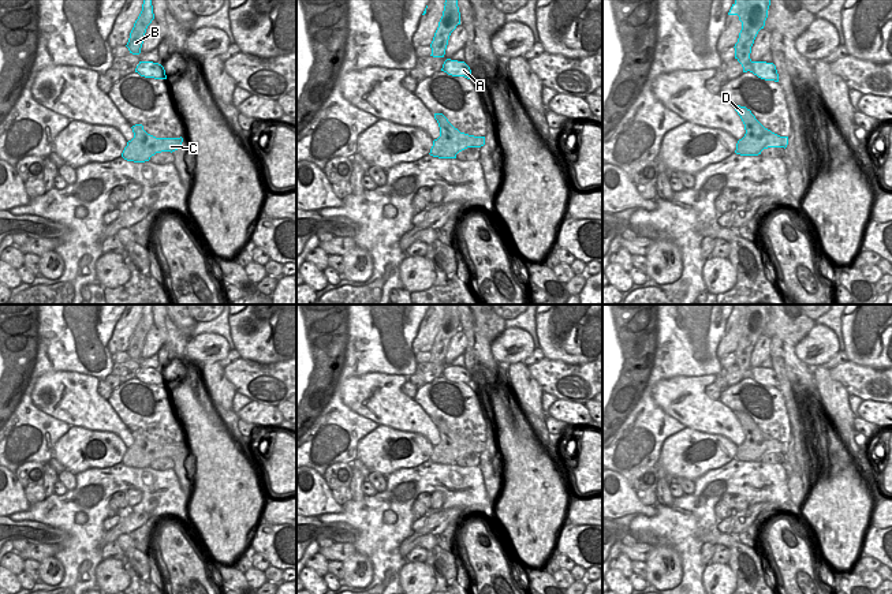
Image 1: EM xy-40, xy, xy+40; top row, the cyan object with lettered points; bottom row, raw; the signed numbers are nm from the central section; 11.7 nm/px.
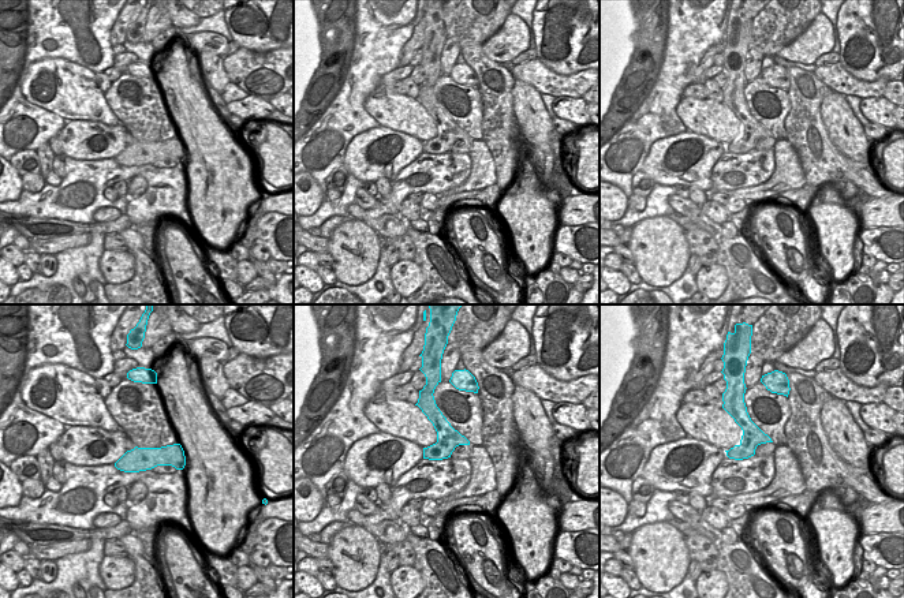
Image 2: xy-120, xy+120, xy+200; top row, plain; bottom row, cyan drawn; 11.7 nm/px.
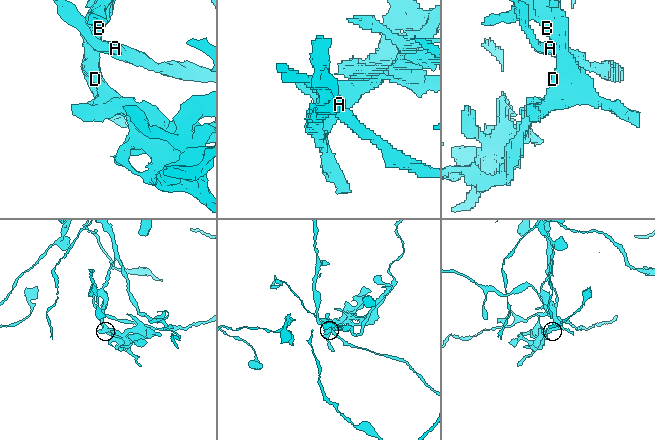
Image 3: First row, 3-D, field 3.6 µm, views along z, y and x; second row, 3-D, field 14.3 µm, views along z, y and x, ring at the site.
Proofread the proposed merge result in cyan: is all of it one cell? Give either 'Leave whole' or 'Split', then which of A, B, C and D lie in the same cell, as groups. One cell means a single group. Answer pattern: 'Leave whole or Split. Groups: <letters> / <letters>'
Split. Groups: A / B C D

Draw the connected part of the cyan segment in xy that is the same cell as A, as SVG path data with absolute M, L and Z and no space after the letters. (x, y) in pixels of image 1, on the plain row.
M447 365L441 377L452 382L464 382L467 385L473 385L471 376L464 367Z

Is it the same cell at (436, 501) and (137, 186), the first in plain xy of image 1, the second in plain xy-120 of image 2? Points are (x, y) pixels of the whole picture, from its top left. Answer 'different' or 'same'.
same

